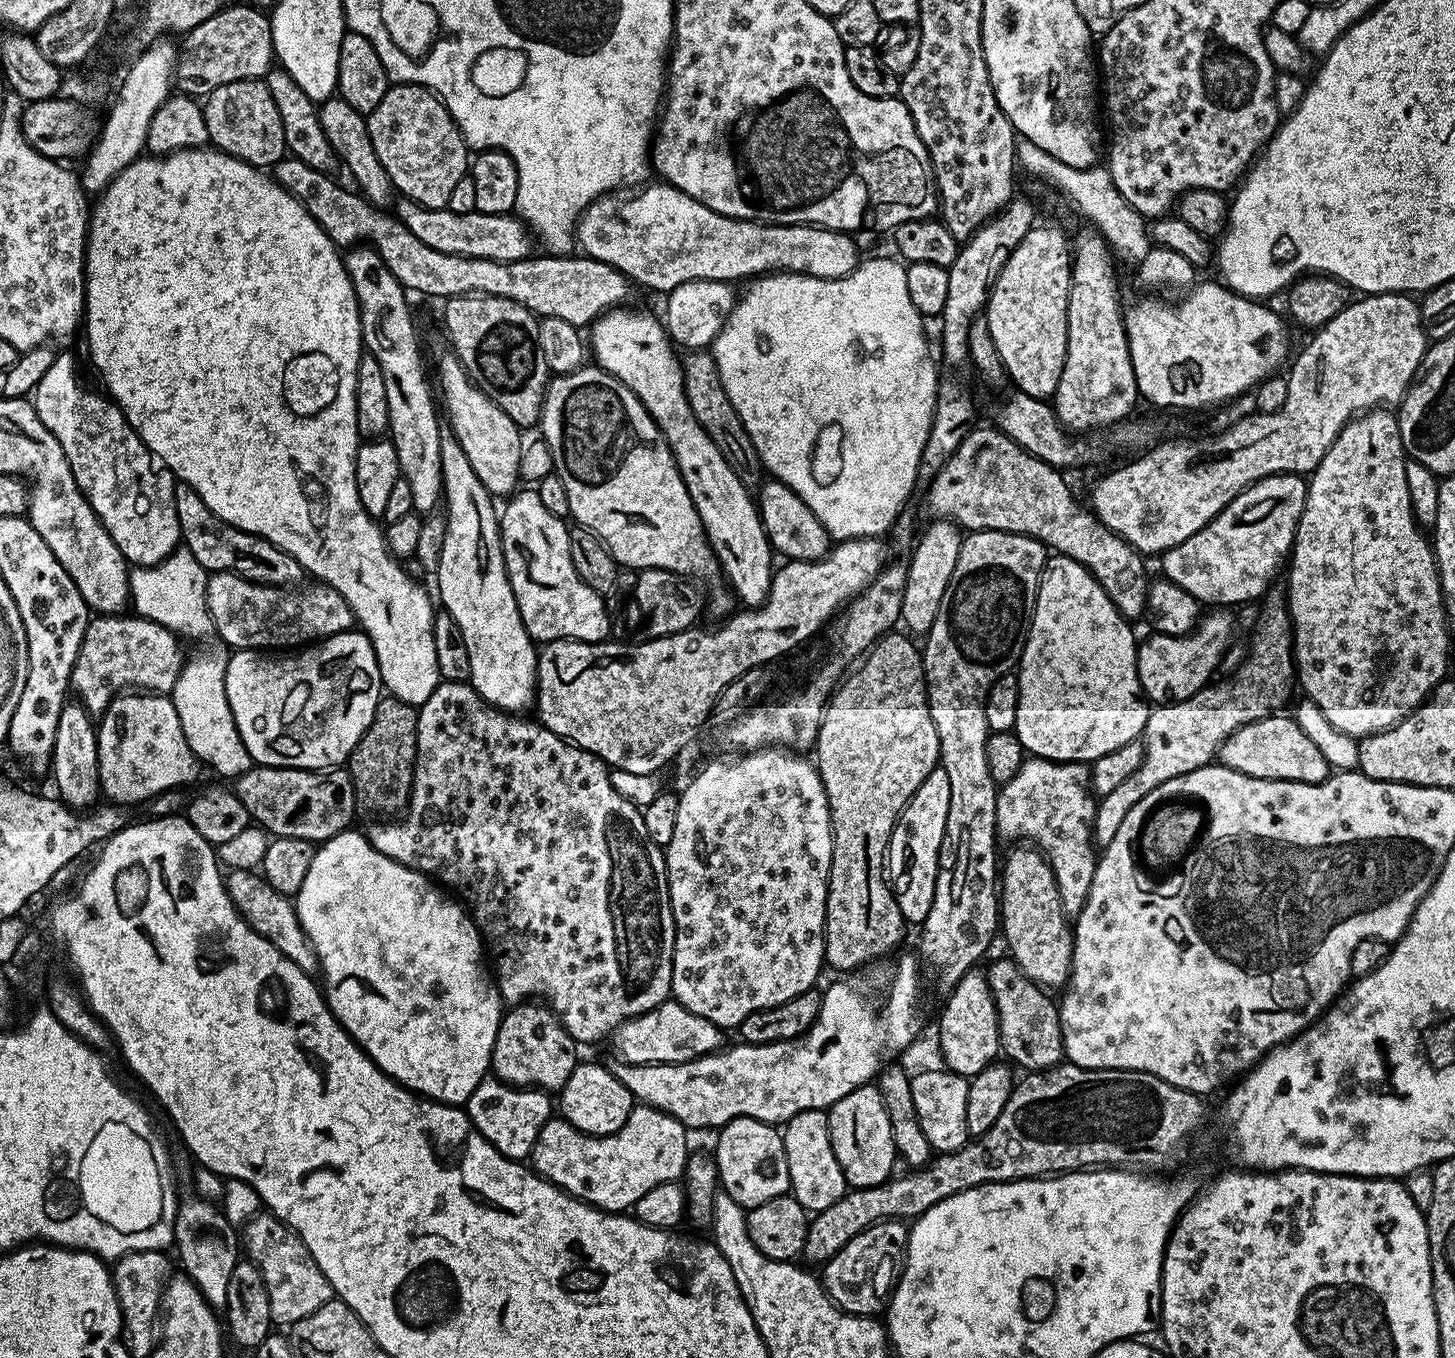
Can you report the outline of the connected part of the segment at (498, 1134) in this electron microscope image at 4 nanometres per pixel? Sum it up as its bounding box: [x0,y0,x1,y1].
[466,1075,554,1161]

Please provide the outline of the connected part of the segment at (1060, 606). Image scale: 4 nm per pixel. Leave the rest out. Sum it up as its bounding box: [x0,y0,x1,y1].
[1015,554,1150,762]

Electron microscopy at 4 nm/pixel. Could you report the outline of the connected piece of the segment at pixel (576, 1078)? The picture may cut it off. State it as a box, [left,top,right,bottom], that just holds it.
[558,1063,634,1136]

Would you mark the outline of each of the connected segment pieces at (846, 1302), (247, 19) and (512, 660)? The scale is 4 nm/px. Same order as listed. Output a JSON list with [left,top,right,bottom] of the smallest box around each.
[[823,1218,909,1318],[174,2,274,98],[434,427,538,714]]

